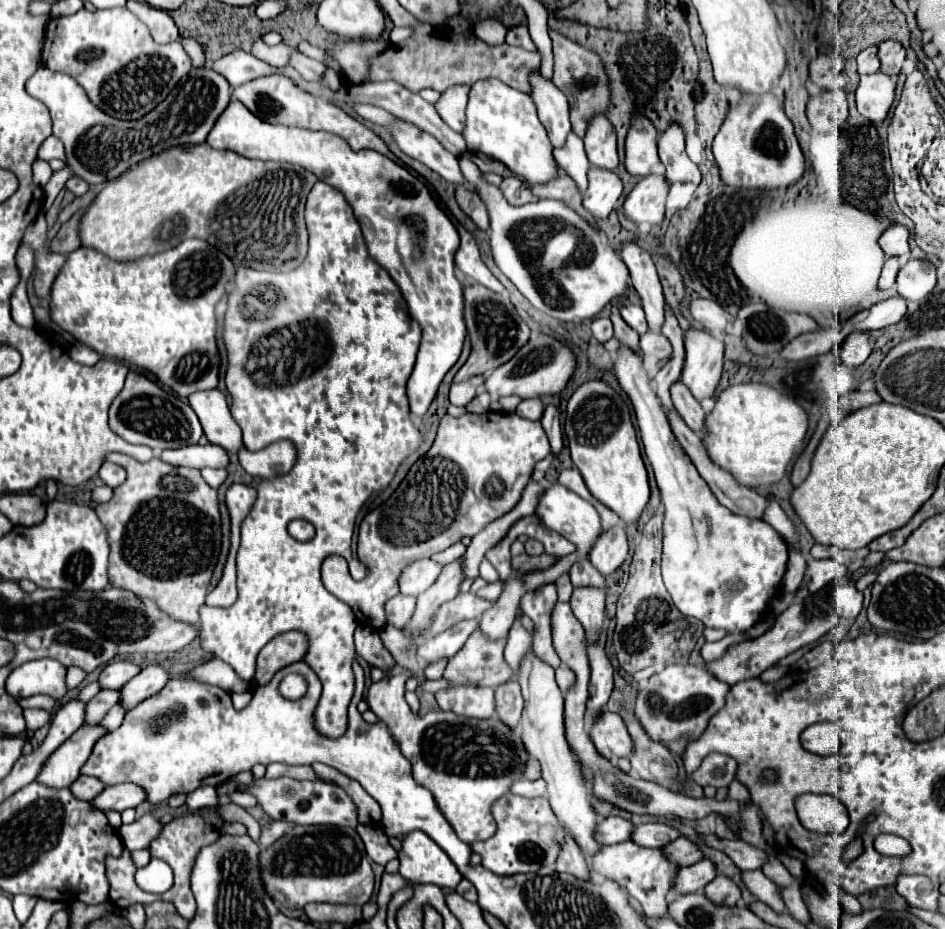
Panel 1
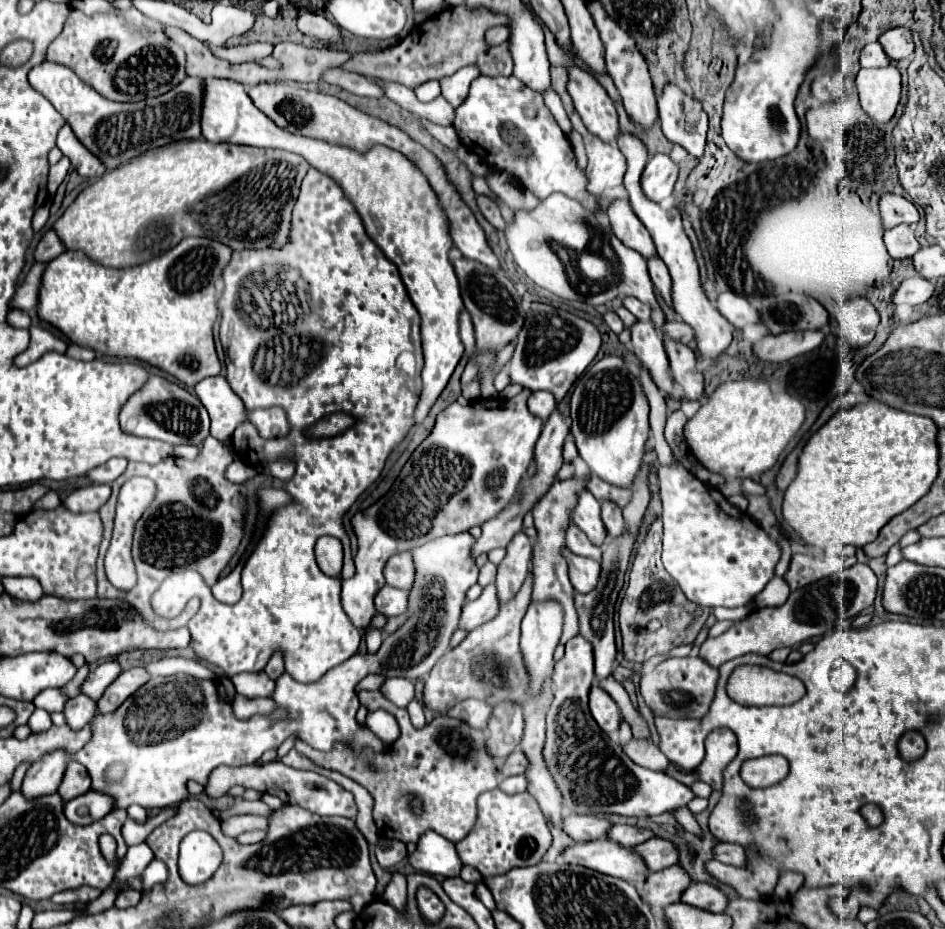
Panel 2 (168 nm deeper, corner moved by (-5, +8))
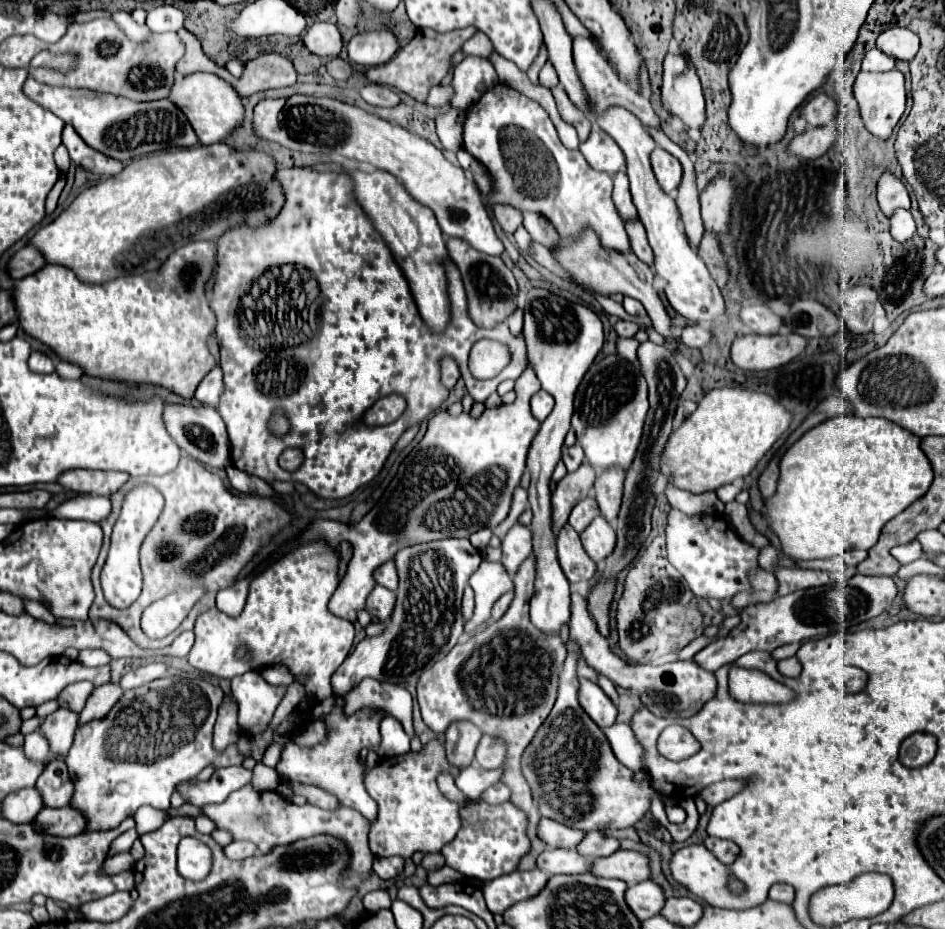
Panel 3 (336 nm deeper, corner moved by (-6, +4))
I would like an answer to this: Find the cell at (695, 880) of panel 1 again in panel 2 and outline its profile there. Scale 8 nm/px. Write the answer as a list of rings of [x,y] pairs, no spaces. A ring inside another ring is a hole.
[[[676,864],[666,870],[652,872],[640,888],[640,894],[652,908],[664,908],[672,902],[678,902],[692,882],[692,876]]]

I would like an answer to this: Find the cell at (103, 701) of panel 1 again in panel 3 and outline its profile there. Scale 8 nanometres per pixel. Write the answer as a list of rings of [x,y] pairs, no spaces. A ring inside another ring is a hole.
[[[59,708],[59,710],[51,712],[49,716],[45,716],[39,726],[41,734],[45,734],[45,738],[49,742],[51,754],[55,754],[57,758],[61,758],[69,752],[75,728],[77,728],[77,714],[71,710],[65,710],[65,708]]]

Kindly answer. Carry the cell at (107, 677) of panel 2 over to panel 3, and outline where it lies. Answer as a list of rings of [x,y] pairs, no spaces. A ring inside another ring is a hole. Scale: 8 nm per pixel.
[[[75,682],[75,684],[67,686],[59,694],[57,704],[59,704],[59,708],[67,708],[67,710],[79,712],[85,706],[85,702],[87,702],[91,692],[93,692],[93,684],[91,682]]]

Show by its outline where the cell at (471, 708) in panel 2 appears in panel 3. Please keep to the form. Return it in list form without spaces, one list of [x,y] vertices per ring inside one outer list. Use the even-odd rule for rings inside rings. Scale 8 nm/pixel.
[[[453,722],[445,734],[445,752],[451,766],[463,770],[473,762],[481,732],[471,722]]]

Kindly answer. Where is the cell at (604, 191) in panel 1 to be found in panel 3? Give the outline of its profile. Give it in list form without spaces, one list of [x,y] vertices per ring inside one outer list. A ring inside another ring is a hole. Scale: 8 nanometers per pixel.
[[[597,124],[593,126],[589,138],[579,144],[579,150],[583,152],[583,156],[589,162],[589,166],[595,168],[595,170],[609,172],[609,174],[625,170],[623,168],[625,166],[625,156],[621,152],[621,148]]]

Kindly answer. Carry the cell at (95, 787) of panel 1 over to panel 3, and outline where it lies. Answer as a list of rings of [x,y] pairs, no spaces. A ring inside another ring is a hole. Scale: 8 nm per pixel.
[[[51,760],[37,780],[37,790],[47,808],[63,808],[73,796],[73,782],[63,760]]]

